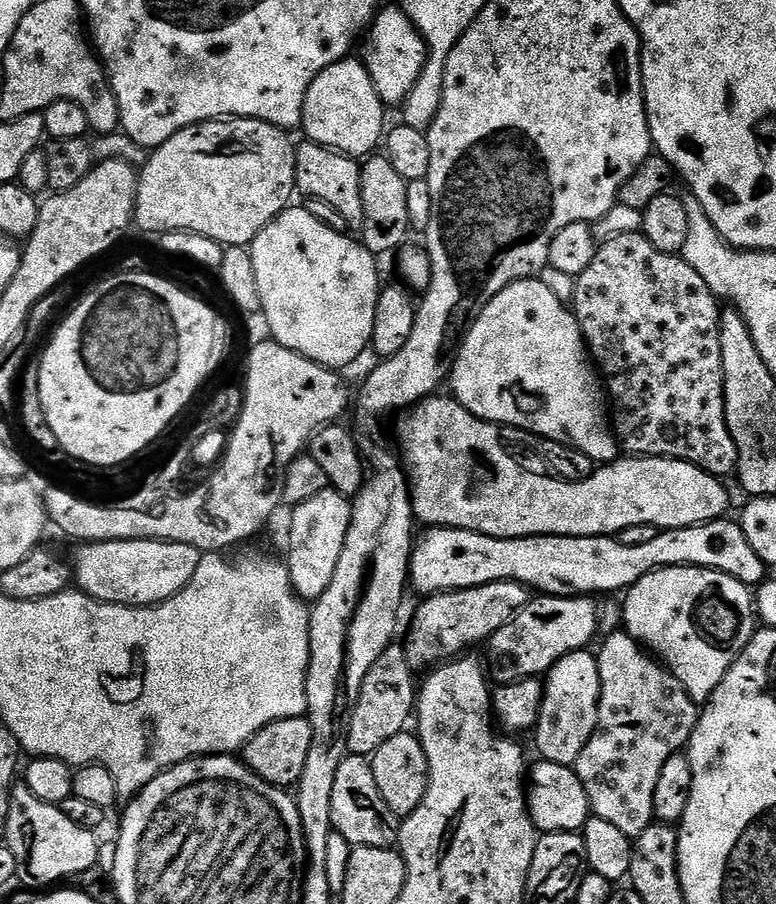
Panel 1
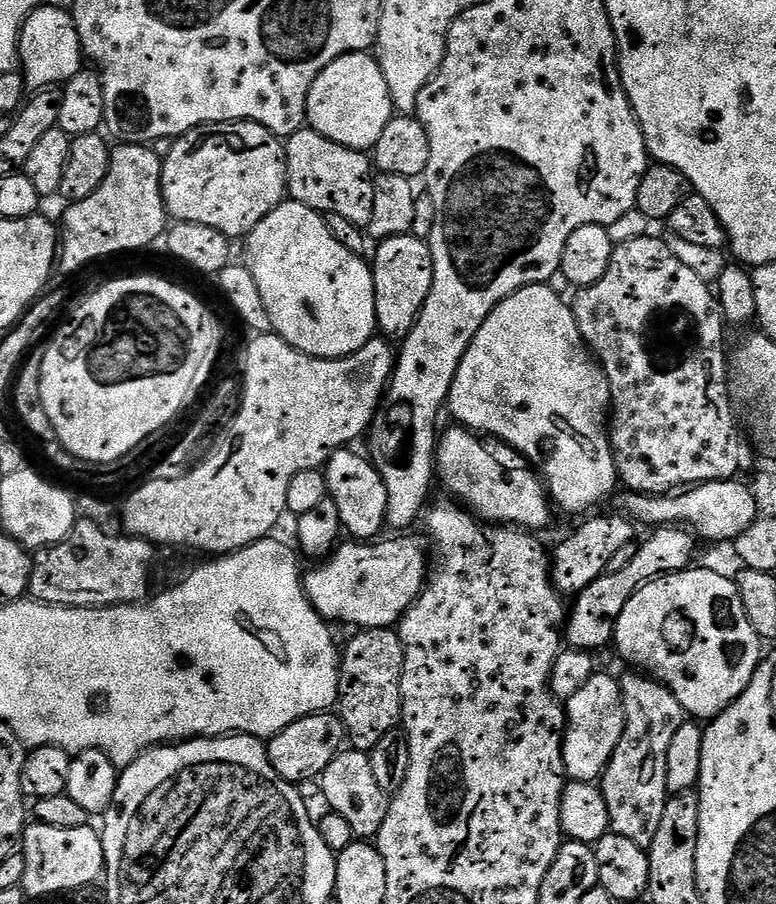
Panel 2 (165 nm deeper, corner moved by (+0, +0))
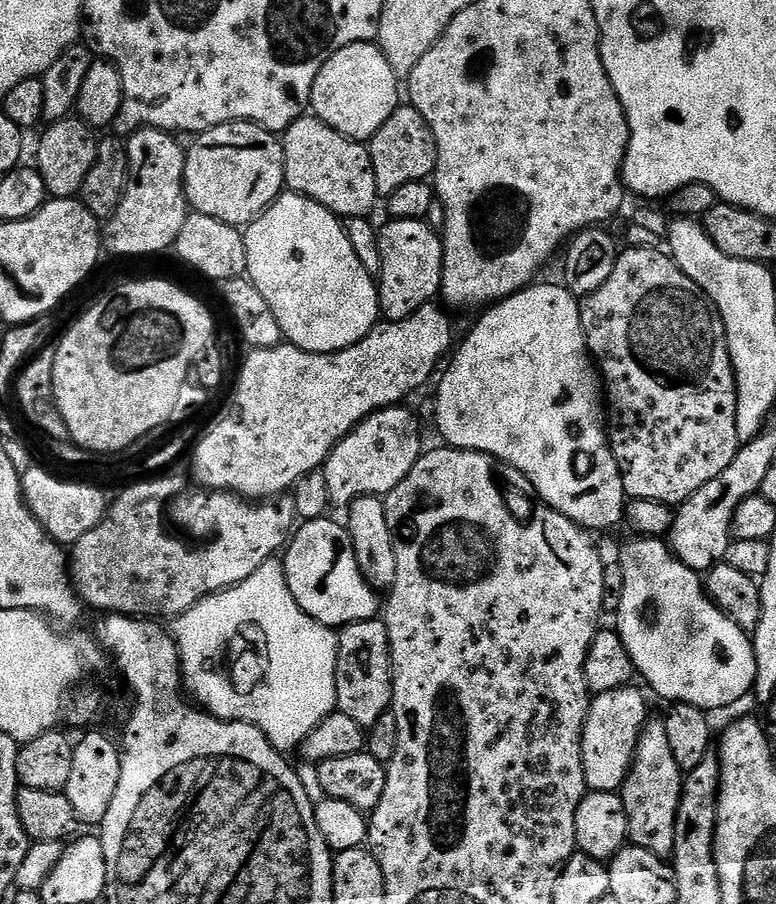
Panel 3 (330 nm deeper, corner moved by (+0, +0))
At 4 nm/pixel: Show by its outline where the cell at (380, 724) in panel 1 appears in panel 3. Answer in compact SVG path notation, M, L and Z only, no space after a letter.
M383 619L347 624L338 632L336 706L365 730L374 726L392 706L392 651Z

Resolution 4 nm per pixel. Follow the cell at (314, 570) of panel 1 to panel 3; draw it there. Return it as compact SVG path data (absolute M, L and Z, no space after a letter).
M408 406L383 408L369 416L346 438L337 442L322 469L330 485L332 504L347 506L360 496L387 496L419 462L420 424Z

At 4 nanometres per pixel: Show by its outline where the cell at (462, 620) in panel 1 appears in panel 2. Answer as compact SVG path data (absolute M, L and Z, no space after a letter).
M589 515L585 524L580 524L560 545L554 548L554 559L551 561L552 584L557 592L565 597L575 597L590 582L604 575L610 566L610 558L621 546L633 543L637 539L637 525L627 515L620 516L592 516Z

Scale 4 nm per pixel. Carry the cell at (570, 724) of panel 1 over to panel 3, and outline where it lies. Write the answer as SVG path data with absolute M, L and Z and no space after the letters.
M636 686L592 696L582 734L582 766L591 791L619 793L632 768L636 747L649 719L648 700Z

